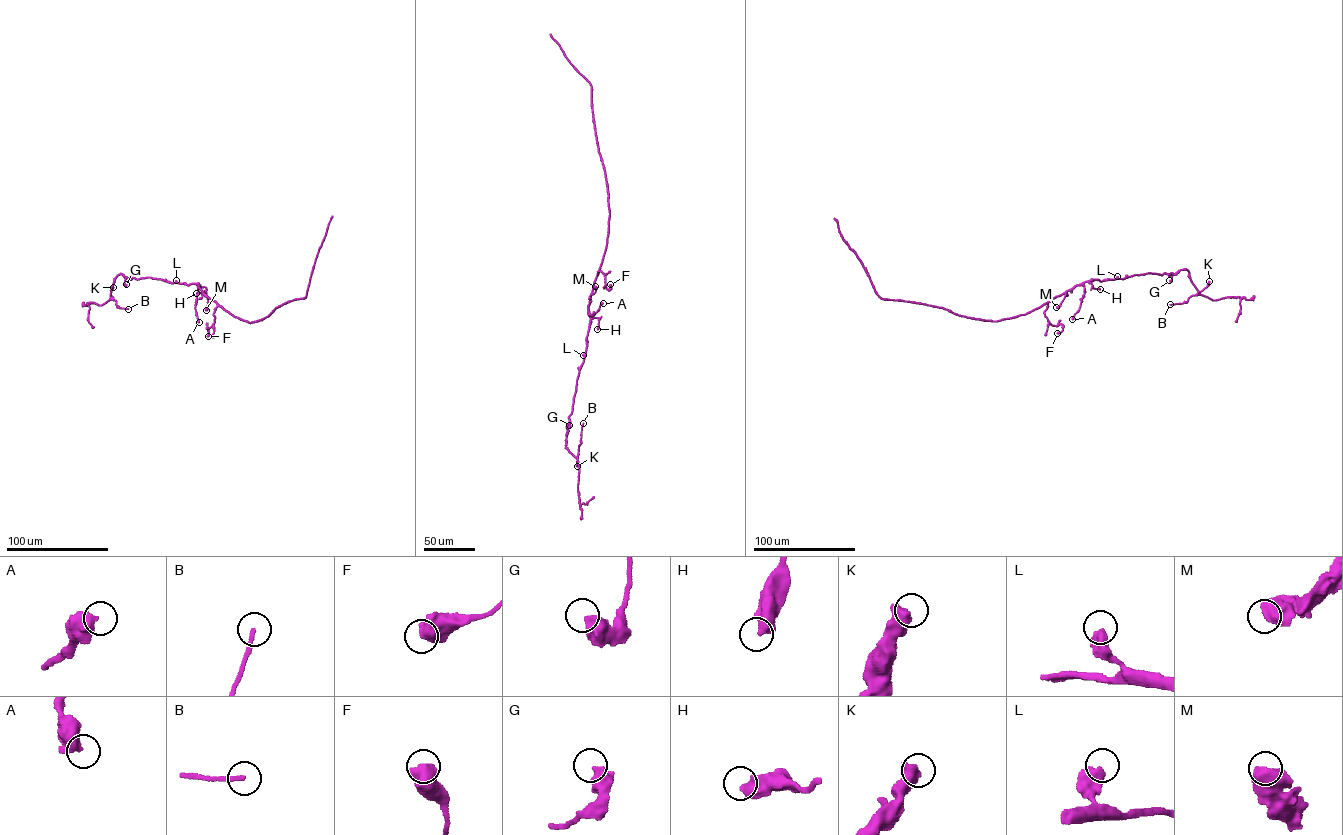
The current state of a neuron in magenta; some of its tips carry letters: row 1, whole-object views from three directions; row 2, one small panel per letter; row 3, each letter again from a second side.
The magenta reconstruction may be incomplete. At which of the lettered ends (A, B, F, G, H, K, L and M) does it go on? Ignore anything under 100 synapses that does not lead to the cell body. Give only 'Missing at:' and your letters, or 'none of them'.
Missing at: none of them

